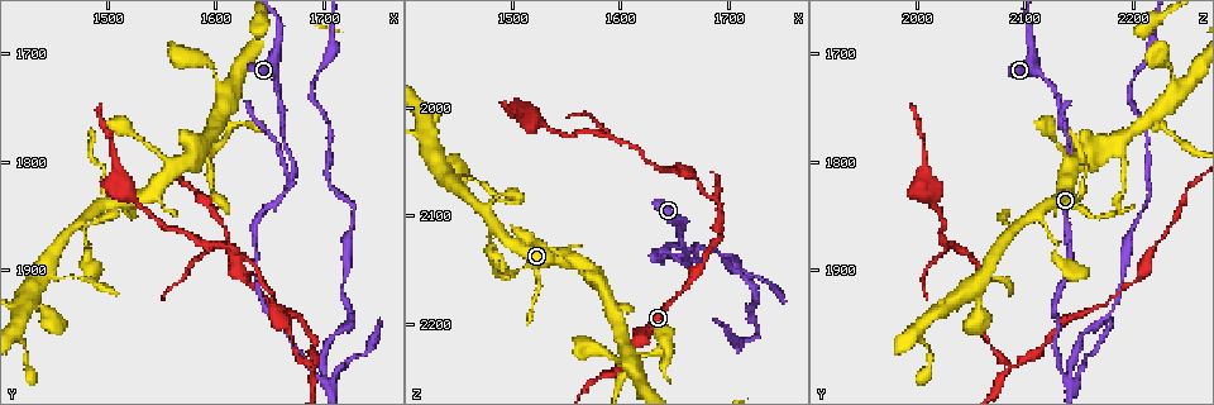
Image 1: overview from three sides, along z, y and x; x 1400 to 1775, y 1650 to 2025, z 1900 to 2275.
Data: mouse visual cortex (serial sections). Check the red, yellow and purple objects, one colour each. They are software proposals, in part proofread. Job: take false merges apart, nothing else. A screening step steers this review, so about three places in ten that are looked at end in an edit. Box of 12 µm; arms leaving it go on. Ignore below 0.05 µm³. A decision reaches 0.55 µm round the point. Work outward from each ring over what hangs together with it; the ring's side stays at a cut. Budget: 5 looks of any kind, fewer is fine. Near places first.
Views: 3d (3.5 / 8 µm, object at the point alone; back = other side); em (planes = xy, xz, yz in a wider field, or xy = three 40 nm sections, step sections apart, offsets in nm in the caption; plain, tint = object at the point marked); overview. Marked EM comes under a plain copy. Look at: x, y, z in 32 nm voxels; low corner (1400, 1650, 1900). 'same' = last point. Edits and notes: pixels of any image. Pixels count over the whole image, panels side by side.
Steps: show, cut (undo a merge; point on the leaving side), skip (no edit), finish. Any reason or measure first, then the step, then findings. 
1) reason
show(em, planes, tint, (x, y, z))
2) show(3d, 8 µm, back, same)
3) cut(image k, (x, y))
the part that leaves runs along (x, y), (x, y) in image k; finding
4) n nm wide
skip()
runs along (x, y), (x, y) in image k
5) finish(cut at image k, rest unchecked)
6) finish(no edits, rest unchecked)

sudden change in width
show(3d, 3.5 µm, back, (1618, 1882, 2218))

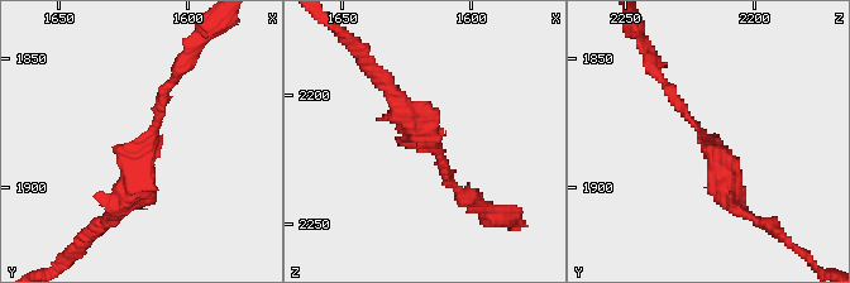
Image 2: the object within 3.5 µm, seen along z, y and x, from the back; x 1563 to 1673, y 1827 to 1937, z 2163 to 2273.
arms of 150, 300 nm
show(em, xy, step 2, tint, (1614, 1883, 2220))

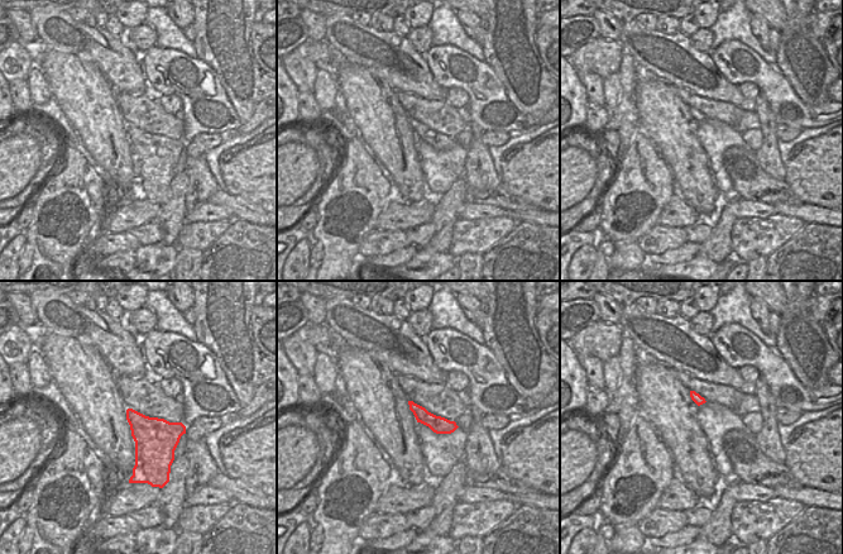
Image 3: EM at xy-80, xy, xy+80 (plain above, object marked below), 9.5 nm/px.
skip()
runs along (736, 210), (717, 156), (655, 75) in image 2; continuous, no second cell

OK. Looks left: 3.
show(3d, 3.5 µm, (1670, 1810, 2140))

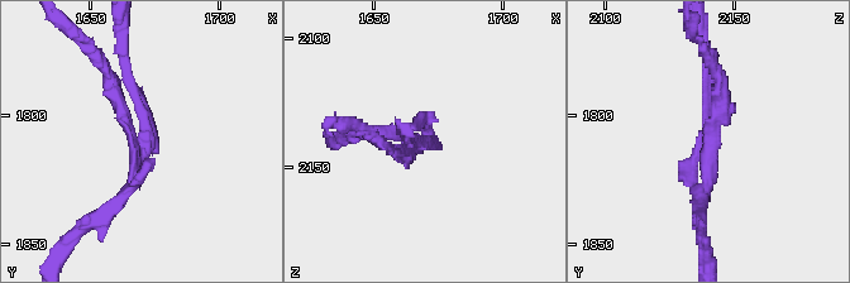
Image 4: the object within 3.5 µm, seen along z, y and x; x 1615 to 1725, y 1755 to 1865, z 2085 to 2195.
3 arms; arms of 150, 150, 200 nm
show(em, xy, step 1, tint, (1672, 1809, 2139))

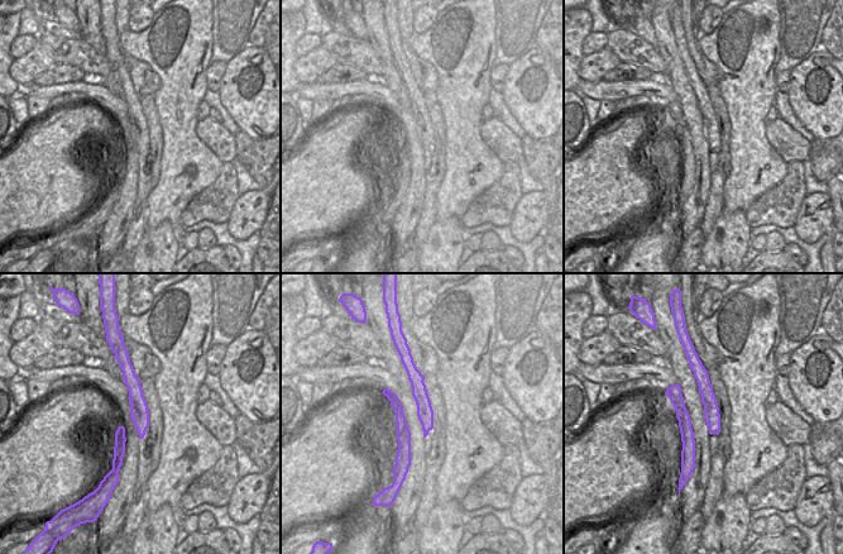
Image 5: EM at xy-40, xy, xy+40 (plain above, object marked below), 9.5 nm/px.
another direction
show(em, xy, step 2, tint, same)

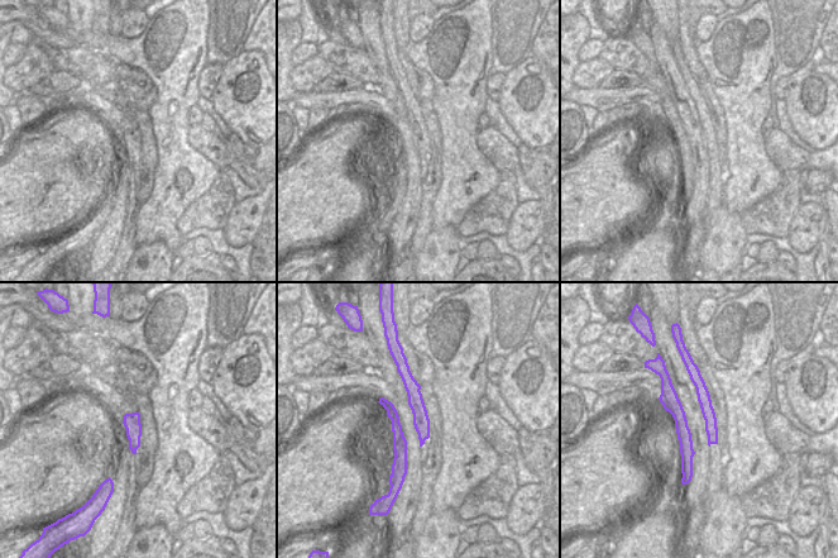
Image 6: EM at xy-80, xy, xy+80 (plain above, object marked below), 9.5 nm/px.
cut(image 4, (729, 110))
the part that leaves runs along (689, 163), (703, 249) in image 4; a second cell is stuck on

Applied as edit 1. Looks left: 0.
finish(cut at image 4, rest unchecked)

